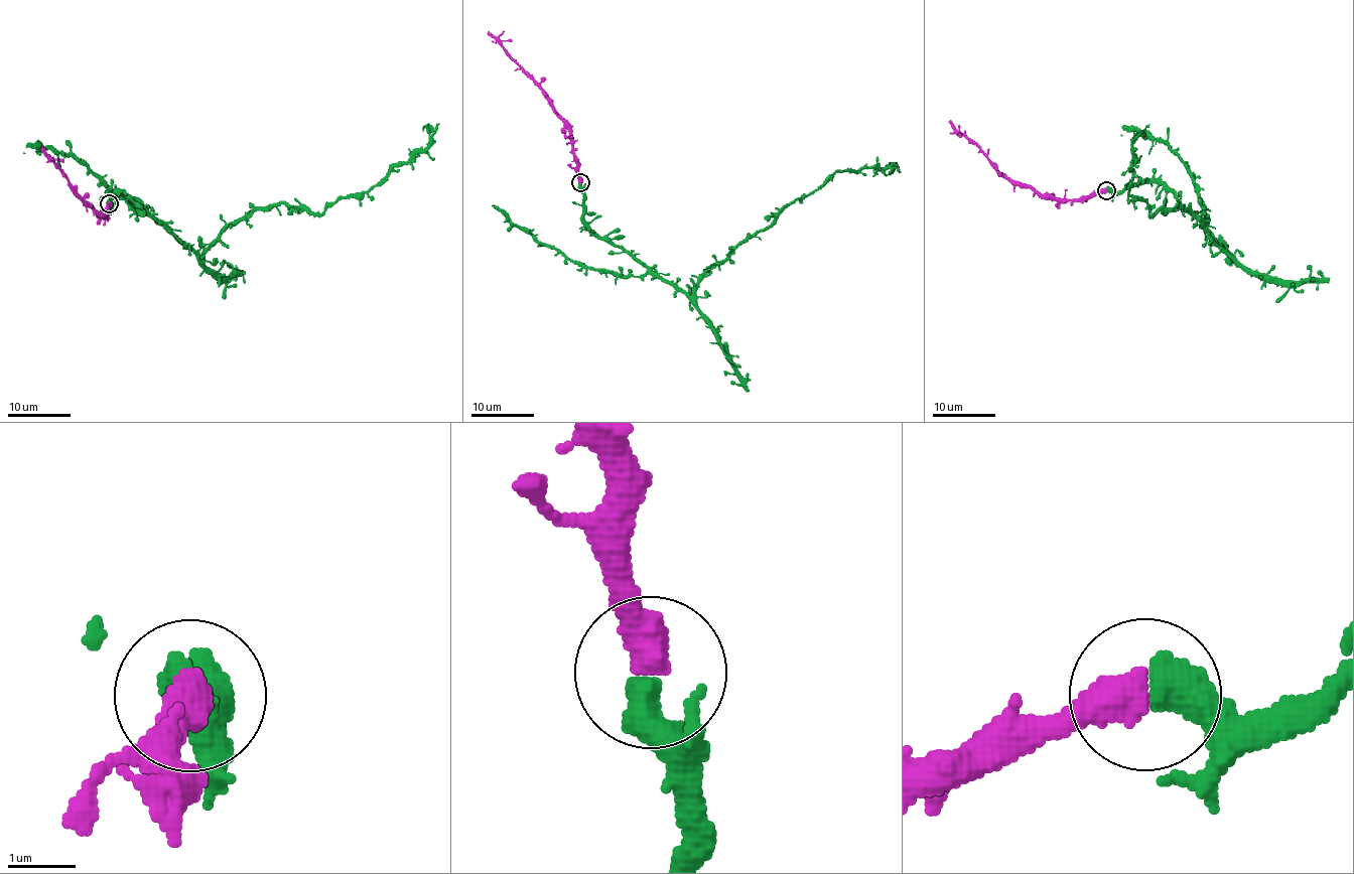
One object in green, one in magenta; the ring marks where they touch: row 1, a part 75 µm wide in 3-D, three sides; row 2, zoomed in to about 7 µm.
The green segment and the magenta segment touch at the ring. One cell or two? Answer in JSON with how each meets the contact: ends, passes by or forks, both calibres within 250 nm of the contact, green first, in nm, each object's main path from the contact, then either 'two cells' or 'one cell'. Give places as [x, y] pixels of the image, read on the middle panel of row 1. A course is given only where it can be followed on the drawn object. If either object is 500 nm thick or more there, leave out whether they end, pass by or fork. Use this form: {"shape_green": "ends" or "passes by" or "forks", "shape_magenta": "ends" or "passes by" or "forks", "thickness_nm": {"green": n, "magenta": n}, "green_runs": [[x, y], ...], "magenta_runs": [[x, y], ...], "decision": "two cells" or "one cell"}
{"thickness_nm": {"green": 550, "magenta": 550}, "green_runs": [[580, 182], [585, 224], [690, 294], [712, 266], [836, 172], [891, 163], [886, 174]], "magenta_runs": [[580, 182], [571, 126], [556, 112], [546, 93], [489, 32]], "decision": "one cell"}

